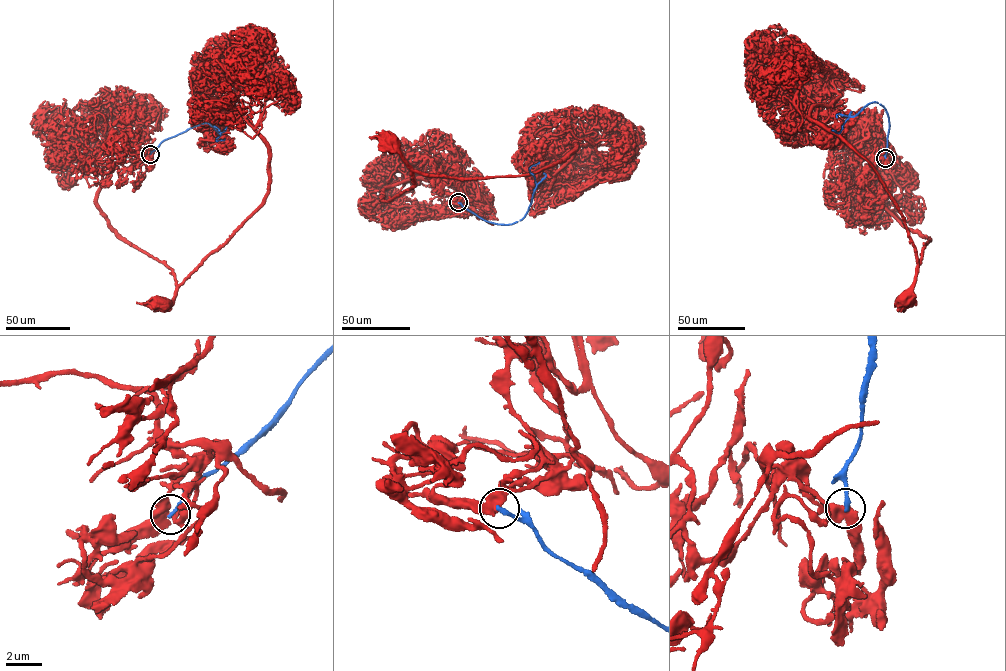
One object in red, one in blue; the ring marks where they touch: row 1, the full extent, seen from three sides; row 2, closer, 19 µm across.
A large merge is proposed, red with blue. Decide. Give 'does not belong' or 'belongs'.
does not belong

